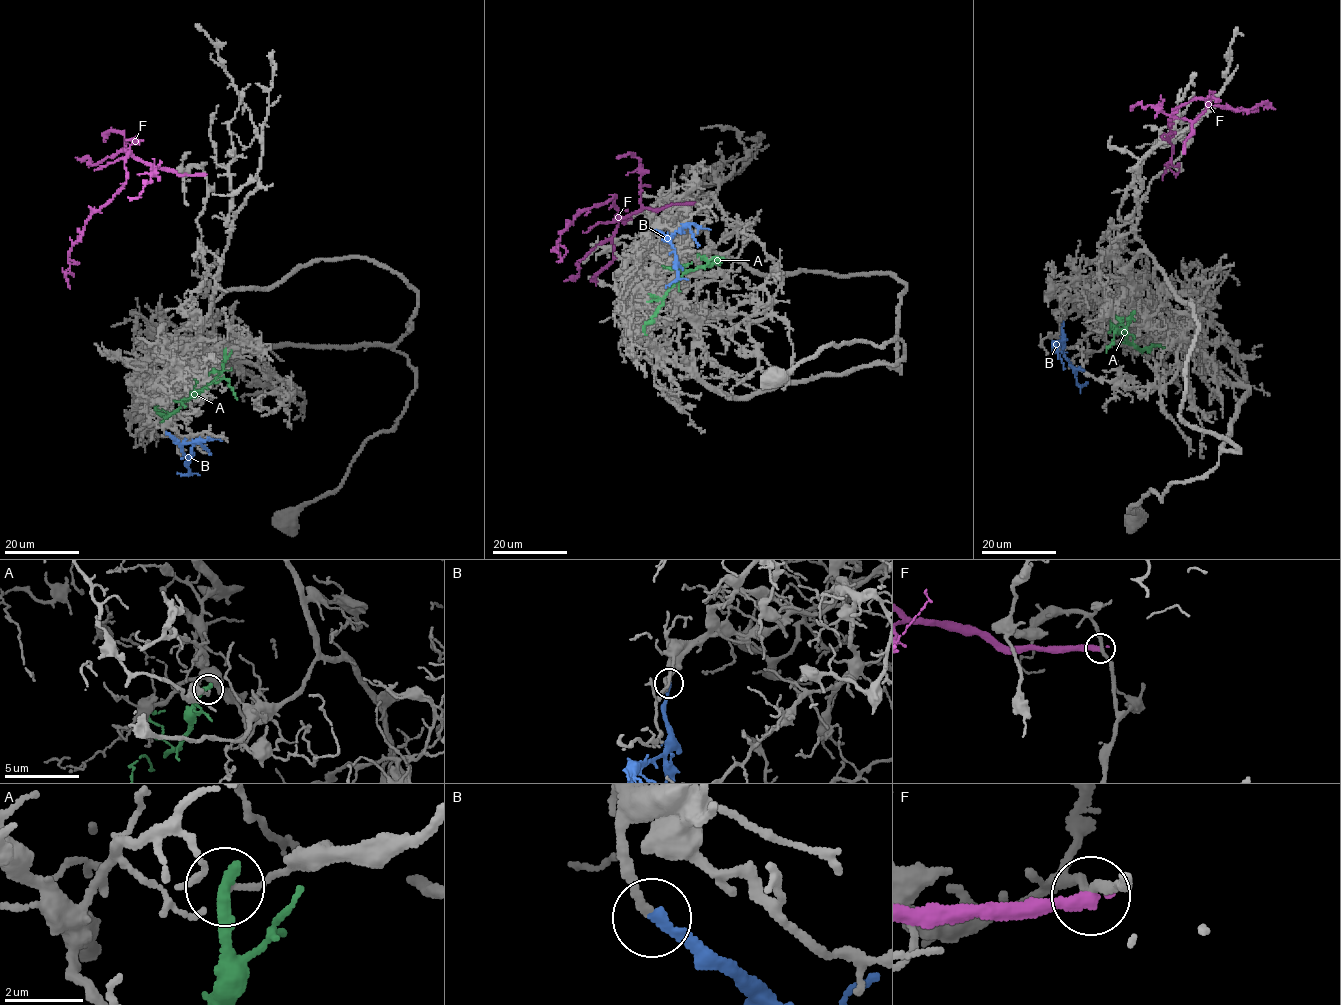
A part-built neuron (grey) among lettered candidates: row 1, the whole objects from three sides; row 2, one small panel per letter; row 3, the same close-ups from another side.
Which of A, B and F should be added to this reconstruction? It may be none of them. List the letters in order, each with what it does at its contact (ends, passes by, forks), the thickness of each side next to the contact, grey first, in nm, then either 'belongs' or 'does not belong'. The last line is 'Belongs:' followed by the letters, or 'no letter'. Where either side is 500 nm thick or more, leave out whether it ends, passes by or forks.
A: it ends | 120/380 nm | does not belong
B: it ends | 180/280 nm | belongs
F: it ends | 240/360 nm | does not belong
Belongs: B

